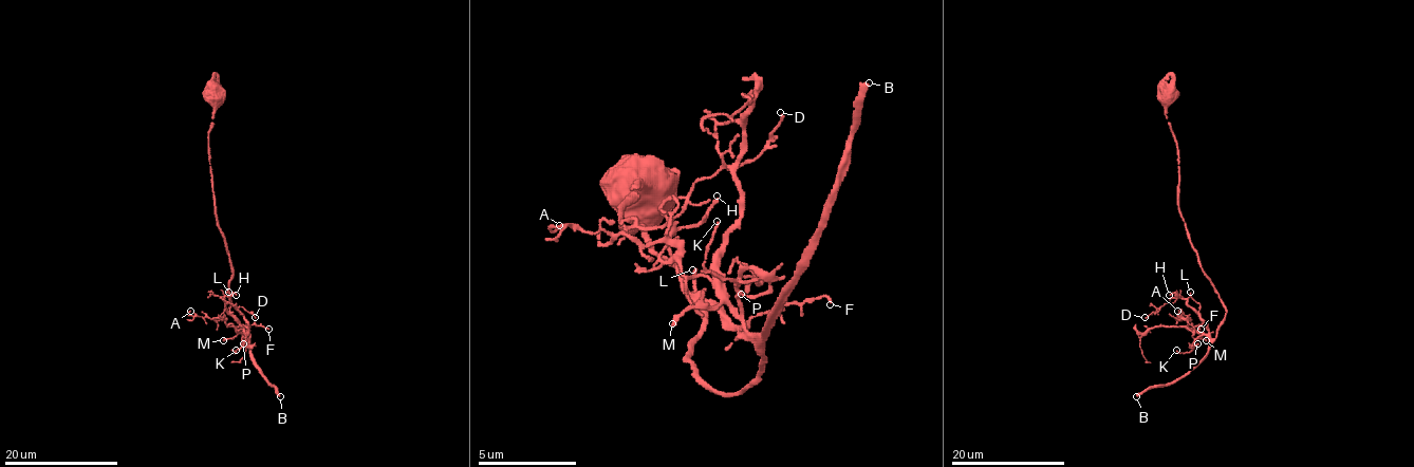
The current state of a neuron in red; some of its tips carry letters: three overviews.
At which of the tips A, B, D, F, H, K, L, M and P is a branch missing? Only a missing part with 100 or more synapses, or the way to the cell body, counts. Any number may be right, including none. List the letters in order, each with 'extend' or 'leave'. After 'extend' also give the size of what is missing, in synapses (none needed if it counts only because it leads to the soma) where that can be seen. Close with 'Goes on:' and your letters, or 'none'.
A: leave
B: extend | 250 syn
D: leave
F: leave
H: leave
K: leave
L: leave
M: leave
P: leave
Goes on: B

